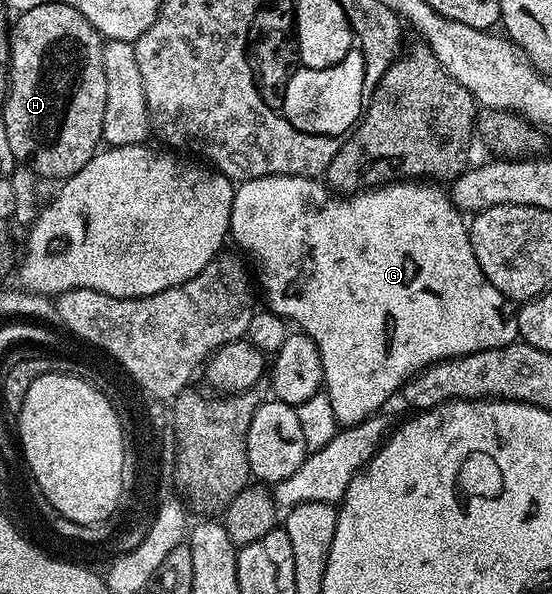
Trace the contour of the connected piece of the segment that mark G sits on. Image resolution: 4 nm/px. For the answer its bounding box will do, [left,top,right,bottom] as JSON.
[230,175,518,424]

